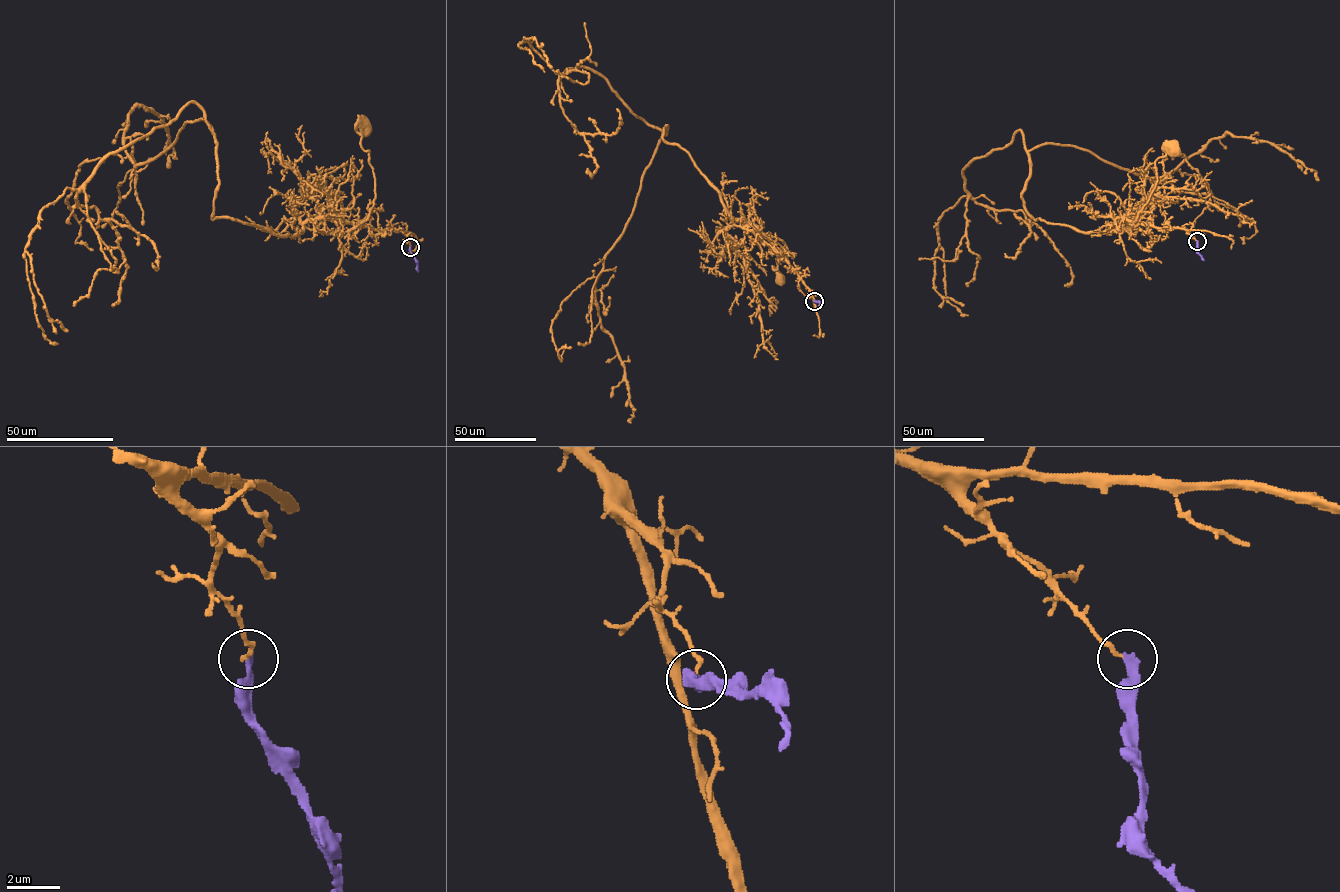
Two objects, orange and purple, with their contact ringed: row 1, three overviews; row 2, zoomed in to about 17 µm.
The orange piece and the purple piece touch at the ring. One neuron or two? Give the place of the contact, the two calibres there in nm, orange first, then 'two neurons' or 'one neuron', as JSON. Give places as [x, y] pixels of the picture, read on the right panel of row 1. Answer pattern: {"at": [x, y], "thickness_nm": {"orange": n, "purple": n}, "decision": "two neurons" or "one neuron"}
{"at": [1197, 241], "thickness_nm": {"orange": 150, "purple": 280}, "decision": "two neurons"}

